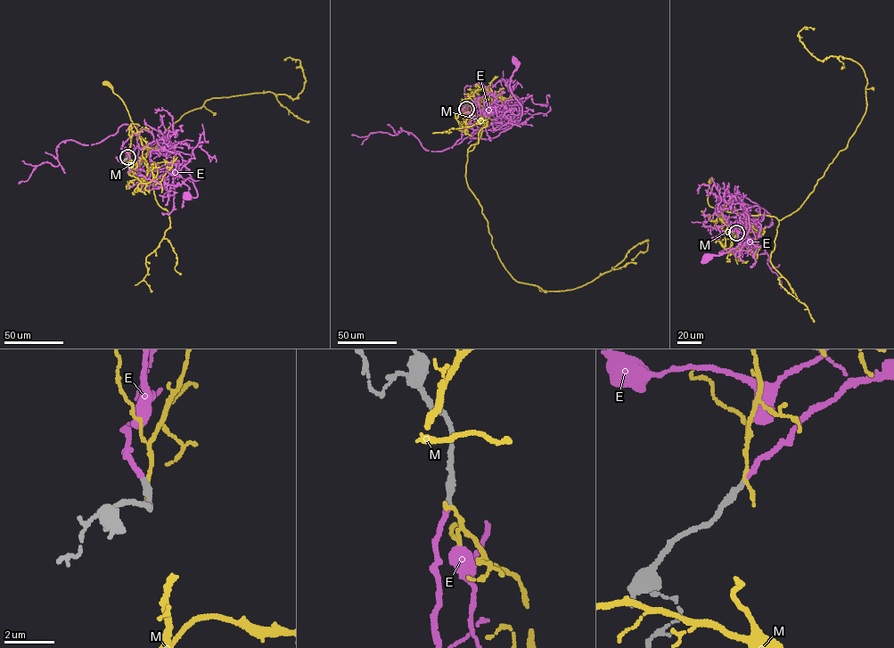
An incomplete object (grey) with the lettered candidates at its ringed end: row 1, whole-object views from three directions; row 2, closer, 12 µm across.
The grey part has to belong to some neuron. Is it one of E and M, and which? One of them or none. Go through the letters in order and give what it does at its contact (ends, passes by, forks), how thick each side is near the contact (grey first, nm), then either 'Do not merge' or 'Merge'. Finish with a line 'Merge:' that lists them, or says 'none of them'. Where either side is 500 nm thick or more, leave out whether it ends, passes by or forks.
E: It ends there. Thickness 200 nm (grey) against 180 nm. Merge
M: It ends there. Thickness 240 nm (grey) against 160 nm. Do not merge
Merge: E

